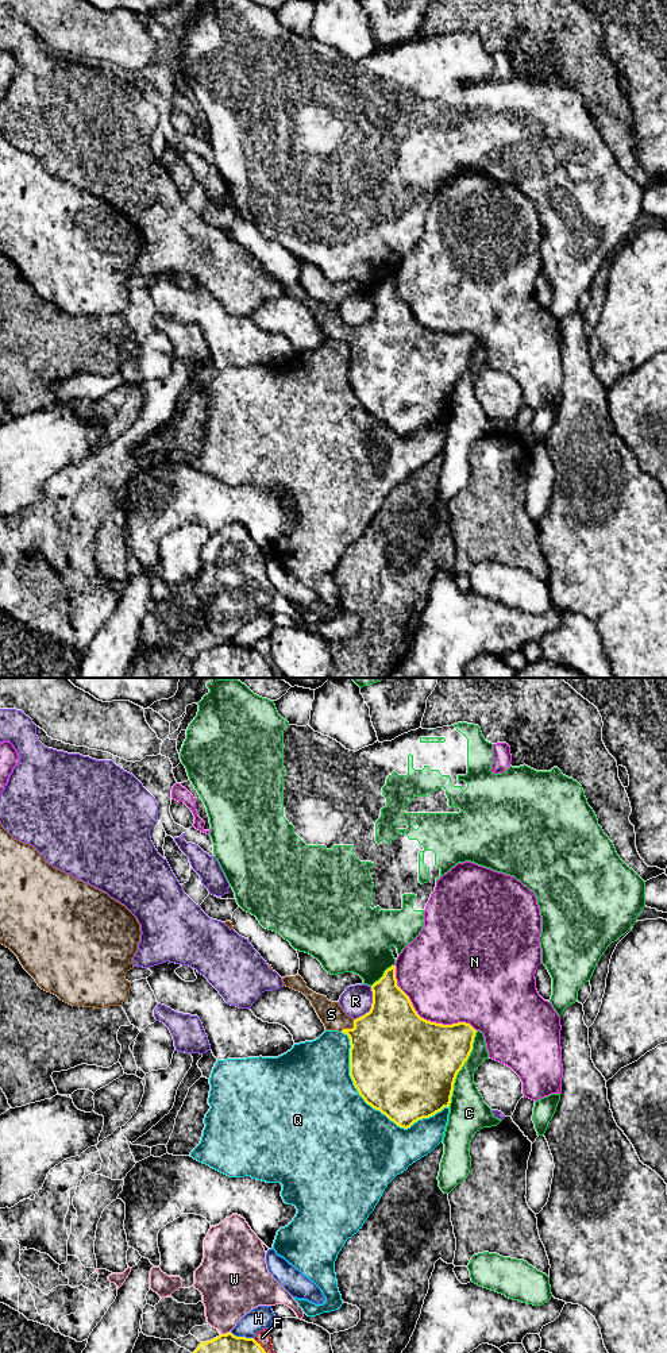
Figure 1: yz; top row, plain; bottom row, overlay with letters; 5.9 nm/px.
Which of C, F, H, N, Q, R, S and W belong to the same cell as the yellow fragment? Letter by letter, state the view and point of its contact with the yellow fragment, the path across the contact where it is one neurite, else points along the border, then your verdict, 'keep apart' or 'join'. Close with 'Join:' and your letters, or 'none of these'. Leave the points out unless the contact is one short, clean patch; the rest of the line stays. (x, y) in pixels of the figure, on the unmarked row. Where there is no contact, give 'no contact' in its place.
C: yz (461, 377) | keep apart
F: yz (263, 658) | keep apart
H: yz (242, 646) | along yz (231, 640), (239, 646), (253, 647) | keep apart
N: yz (423, 327) | keep apart
Q: yz (371, 415) | keep apart
R: yz (371, 315) | keep apart
S: yz (350, 338) | across yz (389, 353), (357, 338), (350, 338), (331, 323) | join
W: yz (224, 643) | along yz (230, 640), (220, 643) | keep apart
Join: S

